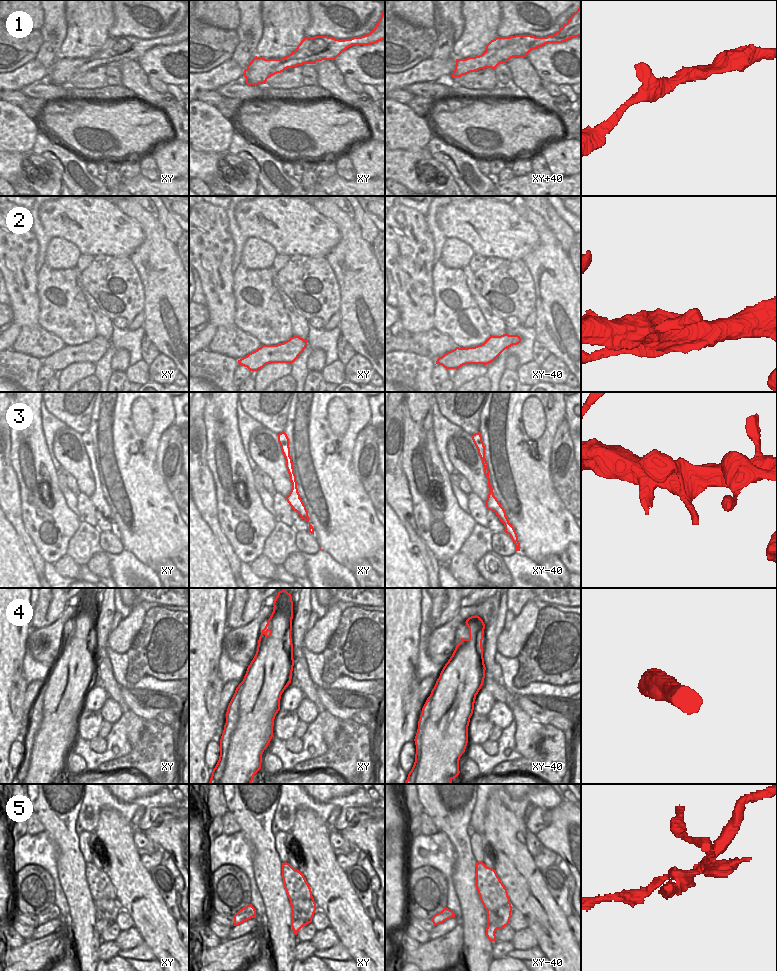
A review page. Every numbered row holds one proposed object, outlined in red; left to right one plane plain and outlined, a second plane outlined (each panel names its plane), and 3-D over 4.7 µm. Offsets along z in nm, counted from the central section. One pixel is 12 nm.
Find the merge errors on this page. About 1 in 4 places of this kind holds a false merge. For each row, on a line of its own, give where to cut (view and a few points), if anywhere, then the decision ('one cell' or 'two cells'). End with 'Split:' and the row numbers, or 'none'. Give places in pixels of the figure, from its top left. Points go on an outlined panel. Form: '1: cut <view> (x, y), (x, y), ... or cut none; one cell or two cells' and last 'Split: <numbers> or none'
1: cut none; one cell
2: cut none; one cell
3: cut none; one cell
4: cut none; one cell
5: cut xy (313, 899), (295, 900), (291, 905); two cells
Split: 5

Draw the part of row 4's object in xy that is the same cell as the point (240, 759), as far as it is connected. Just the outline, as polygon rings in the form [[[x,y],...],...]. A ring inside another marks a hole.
[[[284,589],[279,591],[273,606],[273,612],[259,637],[256,654],[228,705],[220,739],[220,756],[209,784],[251,784],[254,775],[261,769],[262,754],[273,737],[281,695],[291,683],[294,666],[291,594]]]

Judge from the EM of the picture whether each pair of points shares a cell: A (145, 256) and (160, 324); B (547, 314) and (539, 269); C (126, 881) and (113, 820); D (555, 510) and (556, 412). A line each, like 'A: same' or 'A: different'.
A: same
B: same
C: same
D: same

